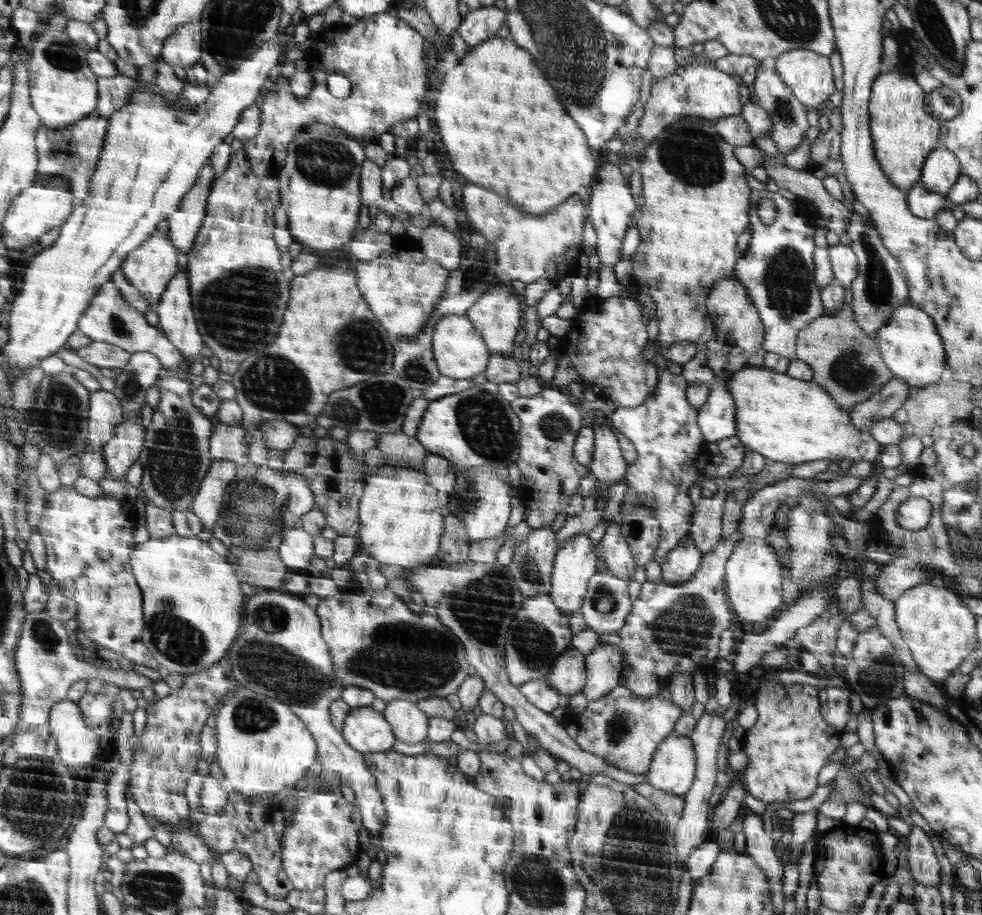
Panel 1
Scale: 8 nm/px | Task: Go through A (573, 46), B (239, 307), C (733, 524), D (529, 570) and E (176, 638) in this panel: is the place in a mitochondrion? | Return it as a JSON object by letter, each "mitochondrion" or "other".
{"A":"mitochondrion","B":"mitochondrion","C":"other","D":"mitochondrion","E":"mitochondrion"}

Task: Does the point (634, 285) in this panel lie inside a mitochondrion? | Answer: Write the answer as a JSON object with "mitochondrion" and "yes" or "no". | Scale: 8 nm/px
{"mitochondrion":"no"}

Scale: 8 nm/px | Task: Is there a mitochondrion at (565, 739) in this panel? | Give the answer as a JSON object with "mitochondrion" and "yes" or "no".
{"mitochondrion":"no"}

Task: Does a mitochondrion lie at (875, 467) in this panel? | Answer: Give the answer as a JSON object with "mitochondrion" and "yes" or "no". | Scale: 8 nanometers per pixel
{"mitochondrion":"no"}

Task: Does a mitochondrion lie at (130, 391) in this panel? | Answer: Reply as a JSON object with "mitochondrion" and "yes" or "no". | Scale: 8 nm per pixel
{"mitochondrion":"yes"}

